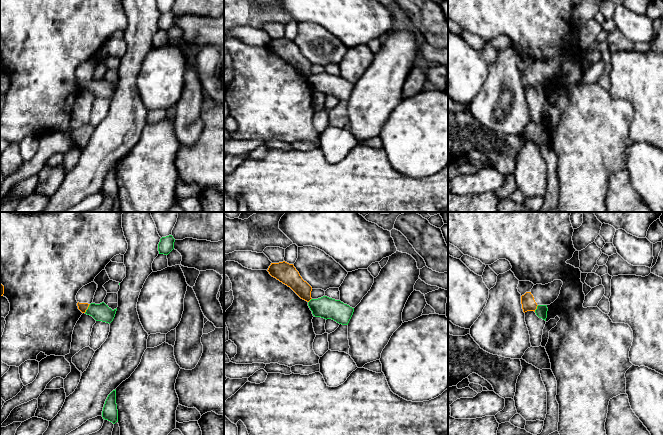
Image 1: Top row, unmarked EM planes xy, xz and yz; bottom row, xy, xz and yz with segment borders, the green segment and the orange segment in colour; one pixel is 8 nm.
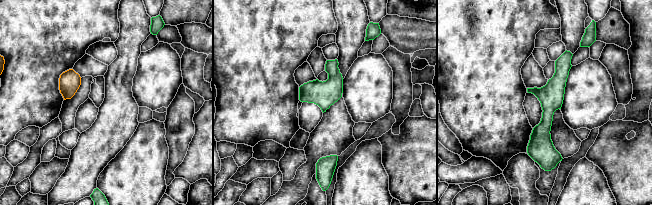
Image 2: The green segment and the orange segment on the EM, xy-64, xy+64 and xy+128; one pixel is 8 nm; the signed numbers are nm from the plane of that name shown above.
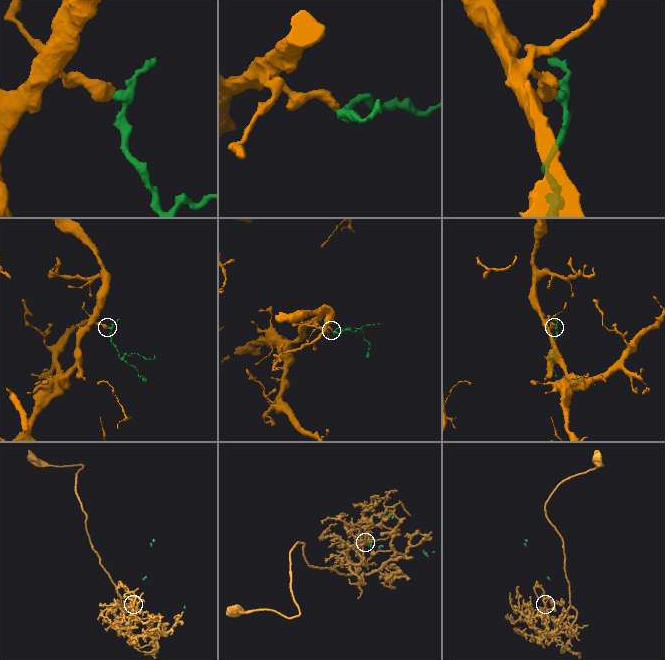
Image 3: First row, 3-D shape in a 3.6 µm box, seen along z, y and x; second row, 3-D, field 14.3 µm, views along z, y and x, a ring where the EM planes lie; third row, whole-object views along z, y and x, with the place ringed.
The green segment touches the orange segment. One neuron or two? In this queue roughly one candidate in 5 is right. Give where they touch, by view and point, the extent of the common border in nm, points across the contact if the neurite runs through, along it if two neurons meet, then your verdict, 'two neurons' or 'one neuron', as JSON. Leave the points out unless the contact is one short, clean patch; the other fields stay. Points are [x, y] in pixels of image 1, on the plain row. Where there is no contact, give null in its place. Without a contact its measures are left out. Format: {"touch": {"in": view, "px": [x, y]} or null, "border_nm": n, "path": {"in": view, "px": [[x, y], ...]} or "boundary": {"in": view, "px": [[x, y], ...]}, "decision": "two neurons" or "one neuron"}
{"touch": {"in": "xy", "px": [88, 84]}, "border_nm": 90, "boundary": {"in": "xy", "px": [[90, 80], [84, 88]]}, "decision": "two neurons"}

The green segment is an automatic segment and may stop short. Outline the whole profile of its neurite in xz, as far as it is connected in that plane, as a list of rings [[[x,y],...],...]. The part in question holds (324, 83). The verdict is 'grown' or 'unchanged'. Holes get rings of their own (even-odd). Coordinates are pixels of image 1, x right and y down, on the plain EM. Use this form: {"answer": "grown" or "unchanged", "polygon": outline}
{"answer": "unchanged", "polygon": [[[327,72],[318,75],[311,75],[308,82],[313,92],[324,95],[332,95],[339,100],[348,101],[354,84],[344,80],[340,76],[335,76]]]}

